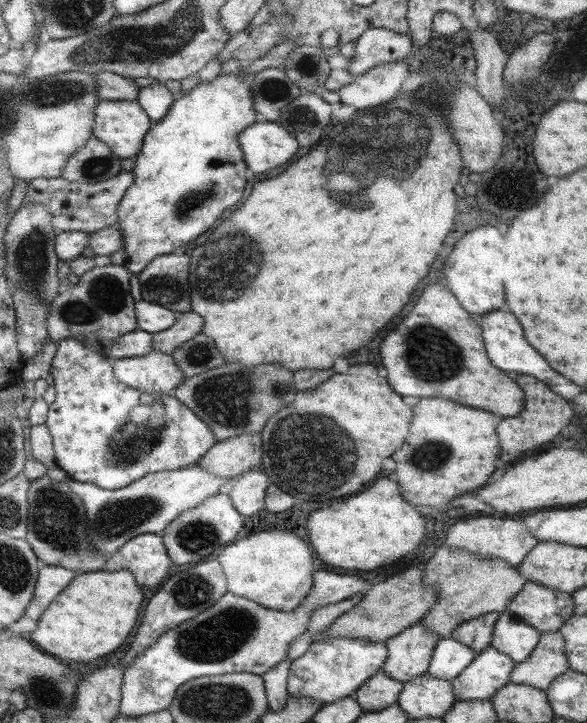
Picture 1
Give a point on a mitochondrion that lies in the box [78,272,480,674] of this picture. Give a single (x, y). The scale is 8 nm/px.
(216, 636)

